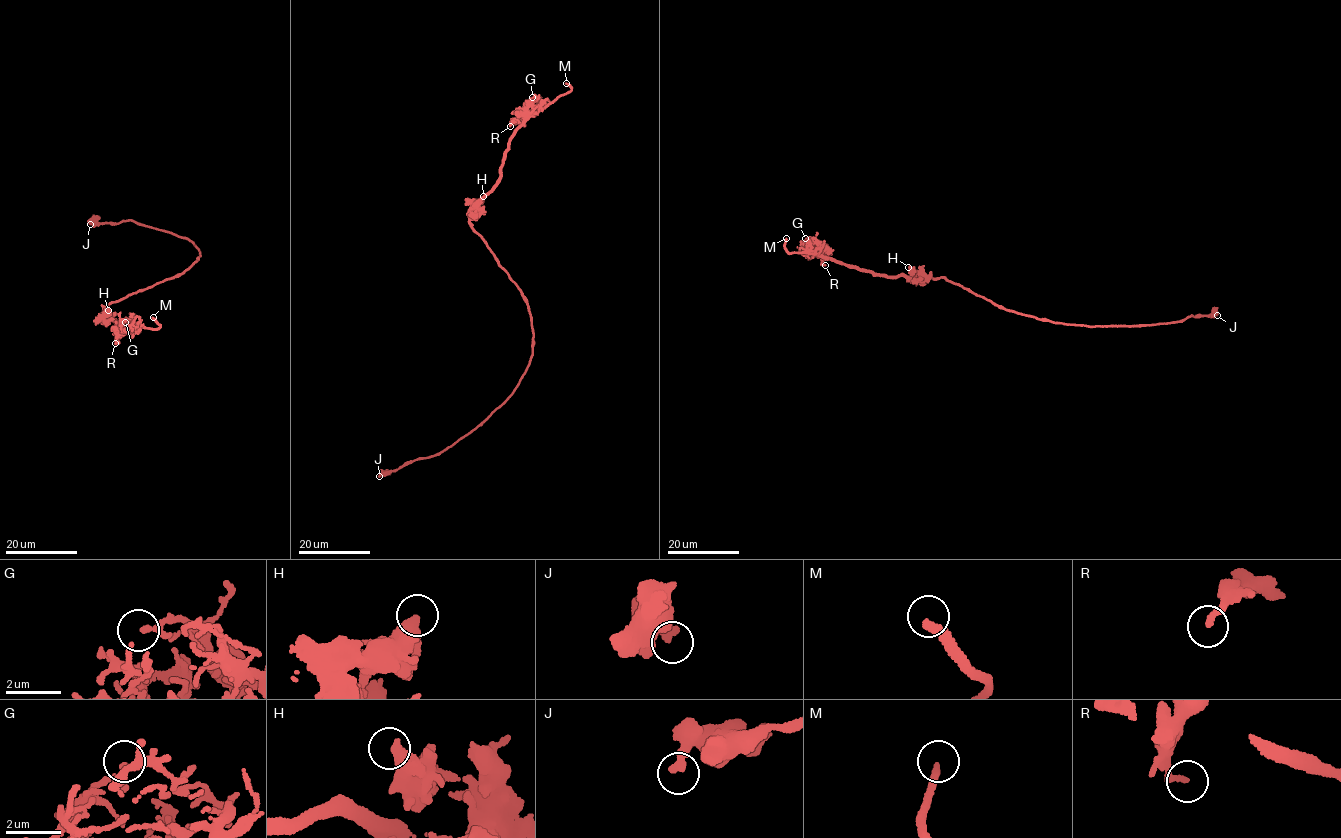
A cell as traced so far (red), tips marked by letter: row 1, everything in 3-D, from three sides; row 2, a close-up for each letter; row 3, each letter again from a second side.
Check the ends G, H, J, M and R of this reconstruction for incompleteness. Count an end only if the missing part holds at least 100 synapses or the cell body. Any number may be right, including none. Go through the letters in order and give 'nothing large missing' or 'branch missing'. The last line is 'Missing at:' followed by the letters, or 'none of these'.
G: nothing large missing
H: nothing large missing
J: nothing large missing
M: branch missing
R: nothing large missing
Missing at: M

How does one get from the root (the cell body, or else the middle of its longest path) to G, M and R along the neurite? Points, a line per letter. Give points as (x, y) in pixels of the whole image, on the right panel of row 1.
G: (993, 304), (944, 277), (910, 278), (901, 275), (890, 277), (847, 267), (824, 256), (814, 241), (805, 238)
M: (993, 304), (944, 277), (889, 277), (847, 267), (818, 254), (790, 253), (784, 244), (786, 238)
R: (993, 304), (944, 277), (889, 277), (832, 261), (822, 254), (824, 250), (825, 265)

